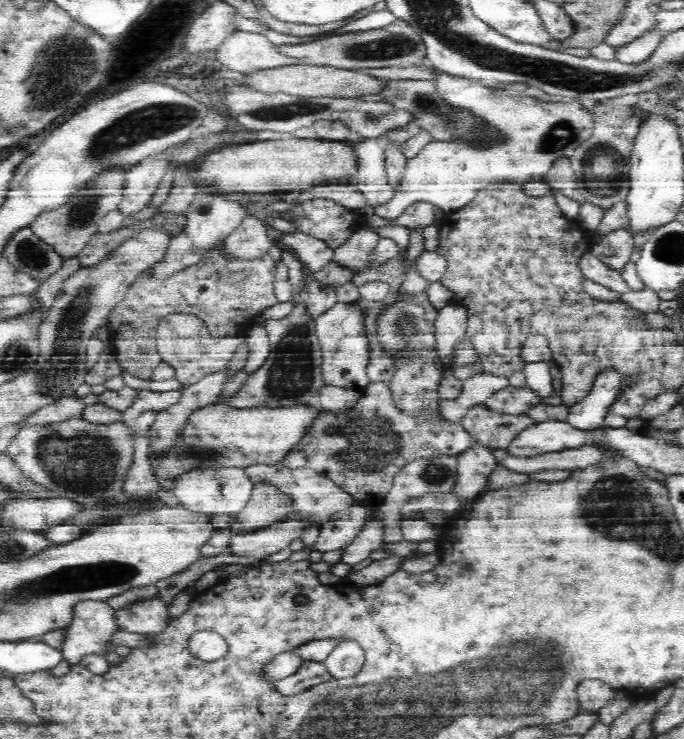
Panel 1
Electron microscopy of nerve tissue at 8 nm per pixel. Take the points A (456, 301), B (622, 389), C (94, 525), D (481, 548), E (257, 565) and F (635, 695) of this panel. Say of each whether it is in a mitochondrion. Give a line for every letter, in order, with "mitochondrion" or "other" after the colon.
A: other
B: other
C: other
D: other
E: other
F: other

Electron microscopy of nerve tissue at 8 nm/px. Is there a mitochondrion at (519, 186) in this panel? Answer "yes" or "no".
no

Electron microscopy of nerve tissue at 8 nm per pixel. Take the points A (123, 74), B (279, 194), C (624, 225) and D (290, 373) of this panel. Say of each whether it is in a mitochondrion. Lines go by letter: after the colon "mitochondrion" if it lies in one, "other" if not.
A: other
B: other
C: other
D: mitochondrion

